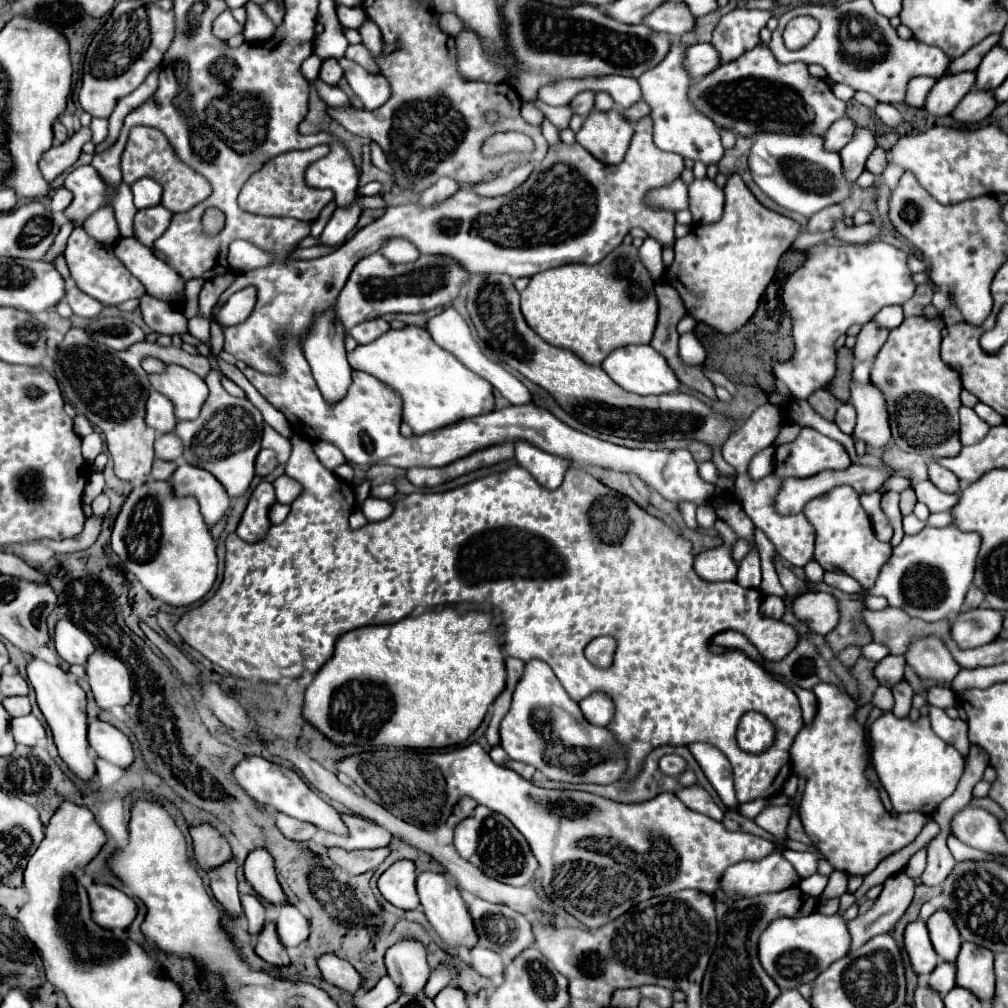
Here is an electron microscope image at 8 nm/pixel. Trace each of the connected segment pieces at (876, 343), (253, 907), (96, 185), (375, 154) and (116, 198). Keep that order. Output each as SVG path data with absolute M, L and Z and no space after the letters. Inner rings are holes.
M866 323L862 327L862 331L858 333L858 337L856 337L856 345L852 349L854 359L856 361L870 361L870 359L874 359L878 355L880 347L884 345L886 337L888 337L886 329L880 329L874 323Z
M242 895L242 909L244 909L246 921L248 921L248 933L250 933L252 939L256 939L258 931L262 931L262 927L266 923L264 907L262 907L262 903L260 903L258 897L254 897L254 895Z
M90 165L78 167L68 173L64 179L64 187L74 193L74 199L66 209L66 217L78 225L82 225L82 221L100 205L104 205L106 185L96 173L96 169Z
M370 143L370 149L372 149L372 163L374 163L376 167L380 167L380 169L386 169L386 171L390 173L392 169L390 169L390 165L386 163L386 155L384 155L384 151L382 151L376 143Z
M120 183L120 187L112 195L112 207L116 213L120 235L134 237L134 223L132 221L134 221L134 215L138 209L132 203L132 193L130 193L130 187L126 183Z

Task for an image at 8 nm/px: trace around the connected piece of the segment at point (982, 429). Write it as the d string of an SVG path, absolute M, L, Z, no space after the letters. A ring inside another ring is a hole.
M960 407L960 443L962 445L972 445L978 443L980 439L984 439L984 435L988 433L990 425L984 423L974 409L970 407Z

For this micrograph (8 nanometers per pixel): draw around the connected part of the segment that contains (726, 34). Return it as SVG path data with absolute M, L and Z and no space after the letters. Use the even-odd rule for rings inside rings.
M734 9L726 13L712 33L712 45L720 55L720 63L734 61L760 43L758 33L772 17L770 11Z

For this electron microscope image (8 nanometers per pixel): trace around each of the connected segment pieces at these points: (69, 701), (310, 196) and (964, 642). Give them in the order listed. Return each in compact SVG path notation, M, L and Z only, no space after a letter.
M32 657L26 665L28 681L36 691L36 703L54 735L54 743L58 747L64 763L82 779L90 779L94 775L94 755L88 749L86 741L86 695L78 687L78 683L70 683L66 671L60 665L46 663L38 657Z
M316 145L304 151L288 151L274 159L270 159L260 171L256 171L242 187L238 195L238 205L244 211L258 213L258 215L272 215L272 217L292 217L300 221L314 221L322 207L334 197L330 189L310 189L304 183L304 171L312 161L322 159L330 153L328 145Z
M970 609L950 625L950 637L960 649L974 649L992 643L1002 631L1002 613L994 609Z

